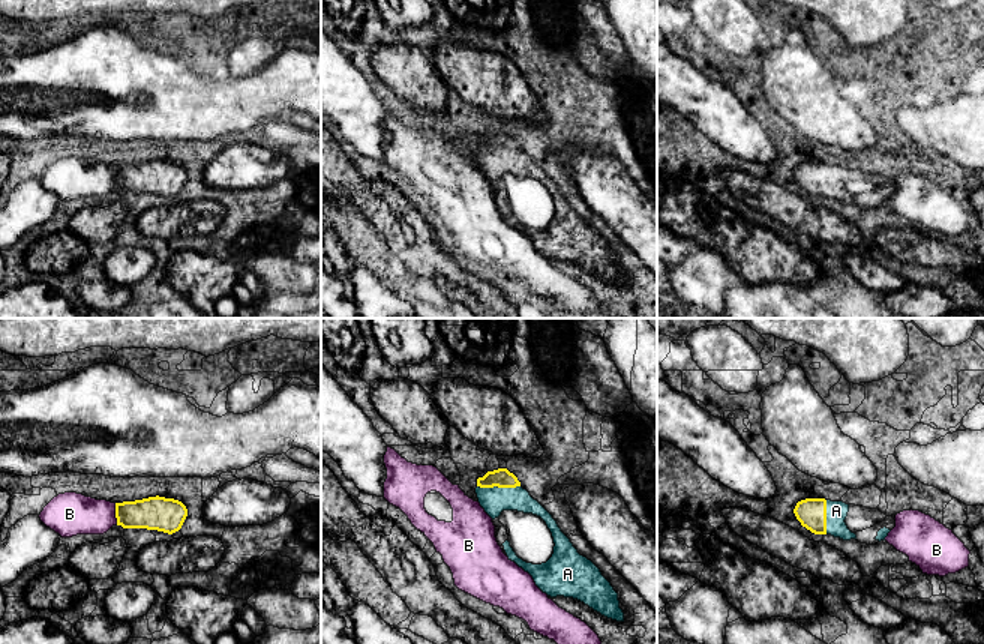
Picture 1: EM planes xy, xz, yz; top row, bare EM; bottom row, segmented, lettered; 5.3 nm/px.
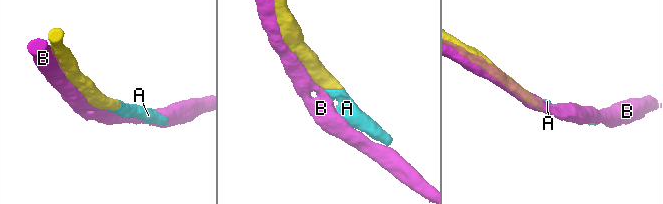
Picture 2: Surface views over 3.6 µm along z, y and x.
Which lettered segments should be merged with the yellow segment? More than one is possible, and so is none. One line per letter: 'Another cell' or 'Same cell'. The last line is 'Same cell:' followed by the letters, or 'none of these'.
A: Same cell
B: Another cell
Same cell: A

